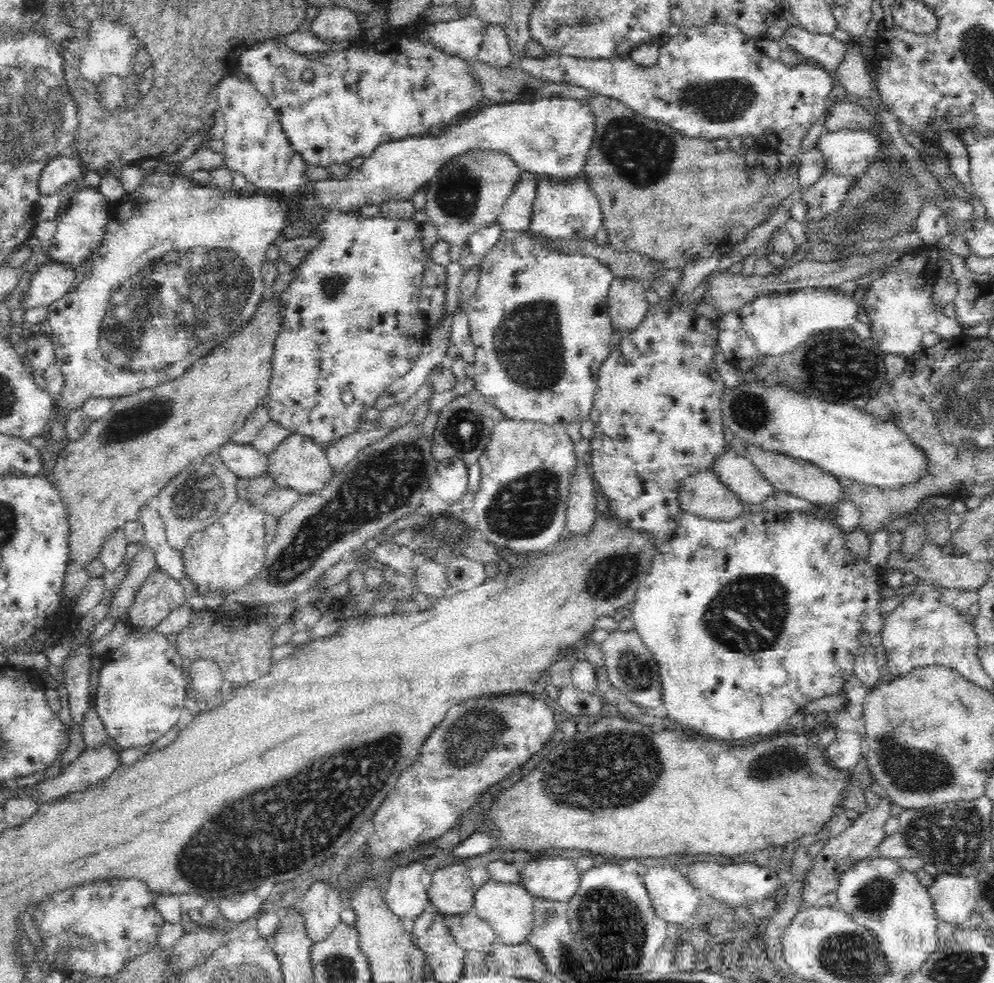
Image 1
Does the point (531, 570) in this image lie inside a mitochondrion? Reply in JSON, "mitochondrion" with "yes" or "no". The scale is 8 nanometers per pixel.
{"mitochondrion":"no"}

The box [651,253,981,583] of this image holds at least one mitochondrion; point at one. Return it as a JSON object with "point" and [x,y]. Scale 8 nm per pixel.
{"point":[839,369]}

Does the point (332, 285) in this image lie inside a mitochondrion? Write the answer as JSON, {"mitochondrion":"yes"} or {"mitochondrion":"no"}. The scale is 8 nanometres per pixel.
{"mitochondrion":"yes"}

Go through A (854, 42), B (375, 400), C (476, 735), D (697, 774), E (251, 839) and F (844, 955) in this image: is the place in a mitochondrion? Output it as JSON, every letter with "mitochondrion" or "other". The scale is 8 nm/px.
{"A":"other","B":"other","C":"mitochondrion","D":"other","E":"mitochondrion","F":"mitochondrion"}

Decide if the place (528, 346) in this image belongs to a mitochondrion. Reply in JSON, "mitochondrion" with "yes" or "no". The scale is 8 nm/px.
{"mitochondrion":"yes"}

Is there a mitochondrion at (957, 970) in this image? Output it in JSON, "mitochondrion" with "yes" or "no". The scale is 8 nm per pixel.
{"mitochondrion":"yes"}

